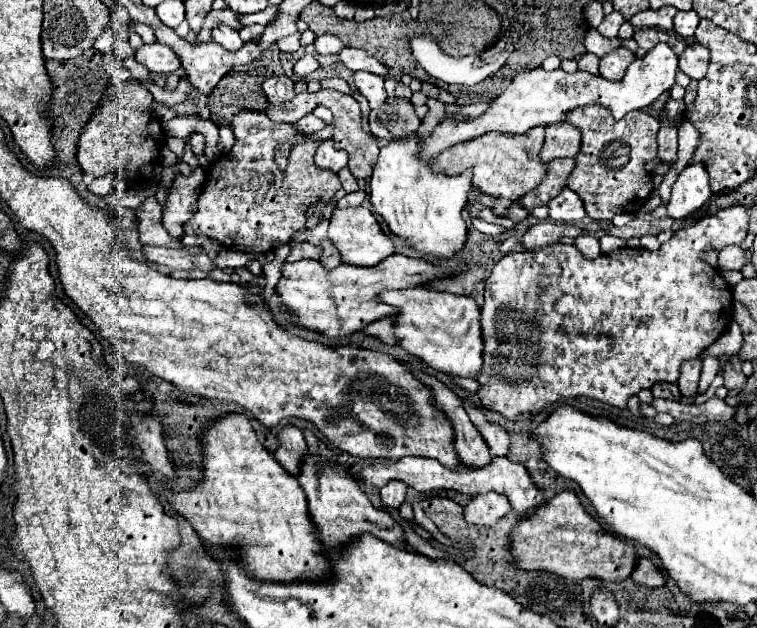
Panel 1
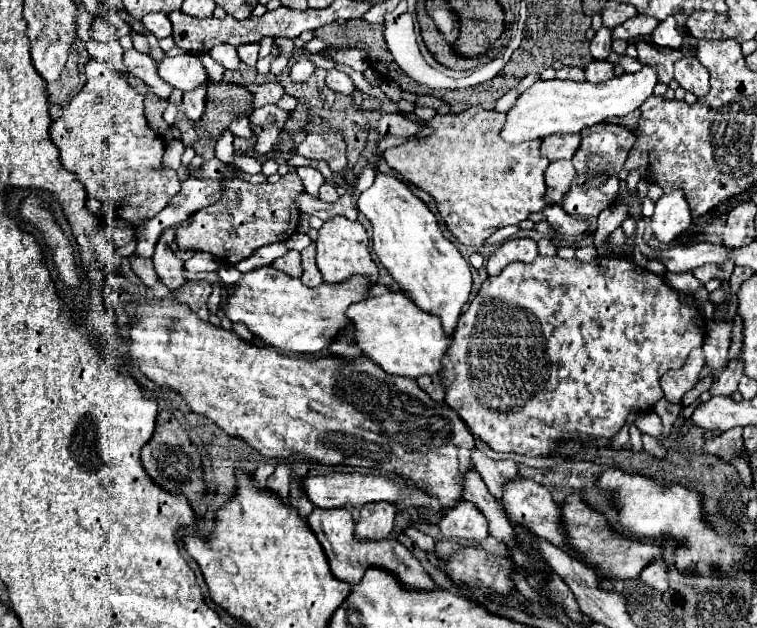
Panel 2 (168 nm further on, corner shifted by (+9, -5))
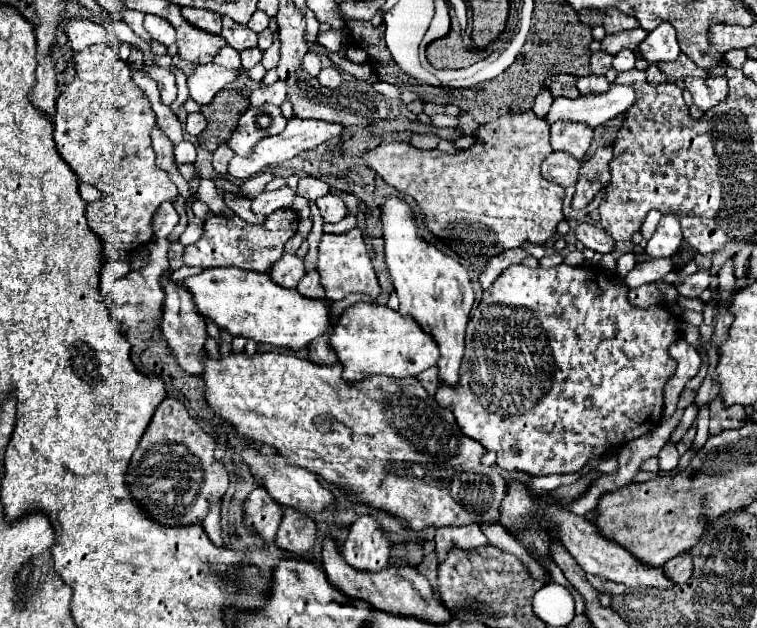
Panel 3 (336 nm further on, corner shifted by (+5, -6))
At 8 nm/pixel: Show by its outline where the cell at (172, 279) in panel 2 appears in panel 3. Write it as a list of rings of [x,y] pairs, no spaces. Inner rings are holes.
[[[163,278],[163,290],[165,290],[165,304],[163,304],[163,318],[161,318],[161,332],[167,340],[171,354],[175,356],[177,364],[185,374],[201,376],[203,374],[203,346],[207,340],[207,330],[203,318],[195,314],[195,306],[191,306],[191,294],[187,290],[179,290],[179,284],[171,282],[171,278]]]

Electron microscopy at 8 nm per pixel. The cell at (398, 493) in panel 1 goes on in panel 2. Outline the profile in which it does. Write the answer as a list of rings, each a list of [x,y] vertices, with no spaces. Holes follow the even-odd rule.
[[[377,501],[377,503],[367,503],[361,509],[361,519],[357,521],[355,533],[359,539],[385,539],[389,537],[395,521],[395,505],[387,501]]]

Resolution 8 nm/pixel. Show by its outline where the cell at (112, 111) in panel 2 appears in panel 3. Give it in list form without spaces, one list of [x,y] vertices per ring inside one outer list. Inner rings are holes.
[[[111,46],[73,52],[75,78],[57,98],[55,144],[79,182],[101,190],[99,202],[85,208],[89,228],[103,240],[105,254],[135,252],[153,238],[151,220],[159,204],[177,196],[175,184],[155,166],[151,130],[155,112],[147,94],[133,84],[129,68]]]

